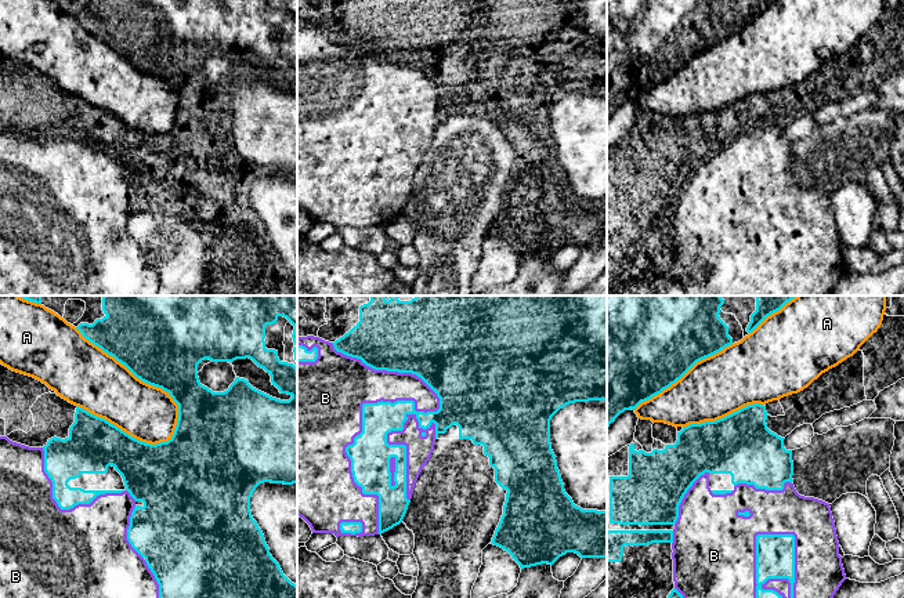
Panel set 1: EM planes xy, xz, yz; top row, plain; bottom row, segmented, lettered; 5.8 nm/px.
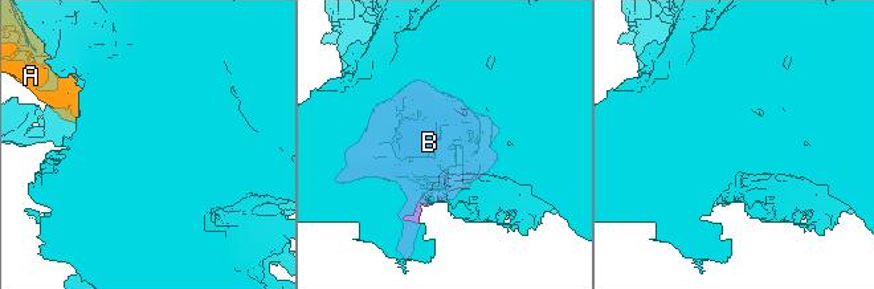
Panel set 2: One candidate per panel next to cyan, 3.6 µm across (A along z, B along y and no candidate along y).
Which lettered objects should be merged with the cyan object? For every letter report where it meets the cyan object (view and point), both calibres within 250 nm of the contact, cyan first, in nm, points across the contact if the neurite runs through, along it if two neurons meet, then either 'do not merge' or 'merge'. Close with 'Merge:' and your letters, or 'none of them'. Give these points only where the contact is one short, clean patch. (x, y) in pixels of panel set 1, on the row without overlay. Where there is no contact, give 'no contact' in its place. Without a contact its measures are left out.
A: contact xy (145, 72); calibres 440 and 340 nm; do not merge
B: contact xz (394, 93); calibres 190 and 240 nm; do not merge
Merge: none of them

